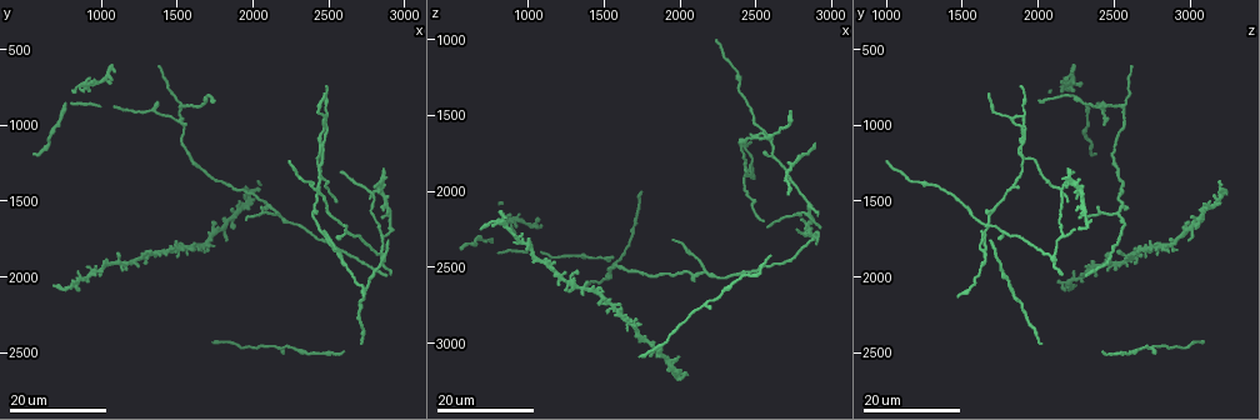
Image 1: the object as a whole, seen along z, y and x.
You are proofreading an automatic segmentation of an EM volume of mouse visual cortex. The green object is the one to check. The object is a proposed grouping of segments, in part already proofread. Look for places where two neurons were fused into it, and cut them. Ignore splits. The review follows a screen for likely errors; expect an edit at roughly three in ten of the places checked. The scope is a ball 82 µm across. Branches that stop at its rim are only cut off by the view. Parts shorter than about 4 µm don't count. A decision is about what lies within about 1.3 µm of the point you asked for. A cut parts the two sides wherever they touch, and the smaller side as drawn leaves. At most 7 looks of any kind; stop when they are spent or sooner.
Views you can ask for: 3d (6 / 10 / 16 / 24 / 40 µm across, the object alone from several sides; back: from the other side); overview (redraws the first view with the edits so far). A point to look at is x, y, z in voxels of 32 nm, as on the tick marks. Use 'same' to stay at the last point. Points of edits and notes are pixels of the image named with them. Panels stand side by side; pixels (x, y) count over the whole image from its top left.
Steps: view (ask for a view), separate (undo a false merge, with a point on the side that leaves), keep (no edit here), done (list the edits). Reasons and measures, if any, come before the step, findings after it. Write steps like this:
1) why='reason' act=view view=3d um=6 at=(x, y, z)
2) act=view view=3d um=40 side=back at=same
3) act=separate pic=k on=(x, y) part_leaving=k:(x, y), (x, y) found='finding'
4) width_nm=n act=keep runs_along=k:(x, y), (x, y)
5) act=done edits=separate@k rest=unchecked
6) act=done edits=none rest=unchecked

why='three arms meet' act=view view=3d um=16 at=(2160, 1580, 2520)

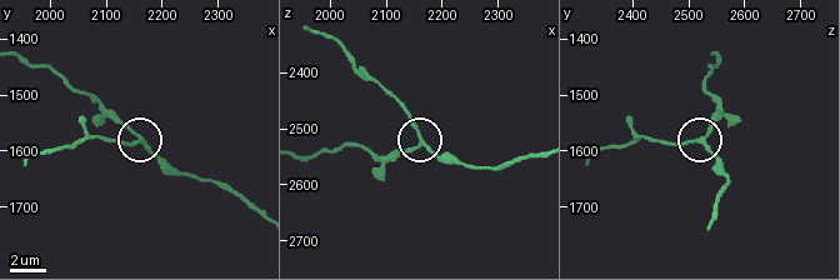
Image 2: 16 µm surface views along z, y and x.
why='zoom in' act=view view=3d um=10 at=(2165, 1580, 2525)

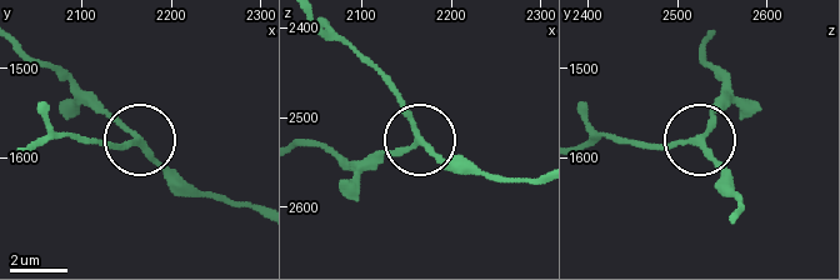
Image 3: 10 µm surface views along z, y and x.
width_nm=180 act=keep runs_along=3:(539, 176), (453, 173), (384, 84) found='all the same neuron'

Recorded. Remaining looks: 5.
why='small branch off a trunk' act=view view=3d um=16 at=(2620, 1700, 1760)

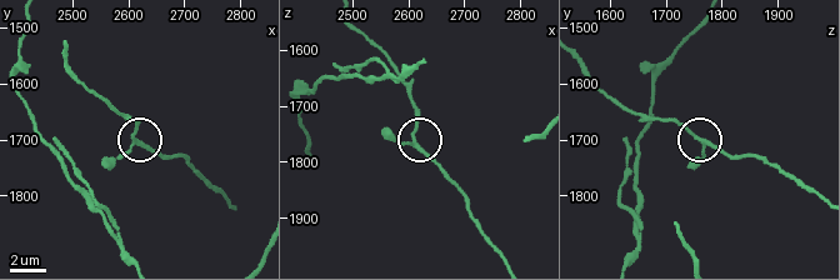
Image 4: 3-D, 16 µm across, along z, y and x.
why='closer look' act=view view=3d um=10 at=(2605, 1710, 1770)

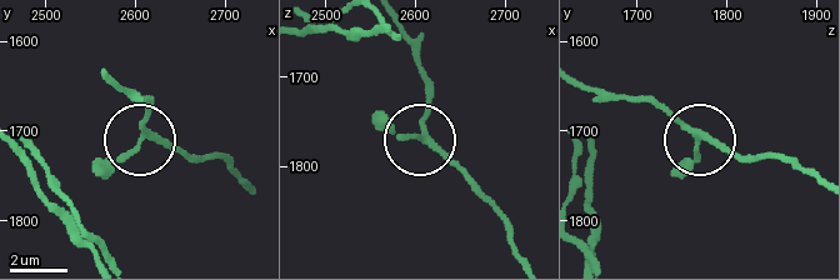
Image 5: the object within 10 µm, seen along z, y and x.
act=view view=3d um=6 at=(2605, 1705, 1770)

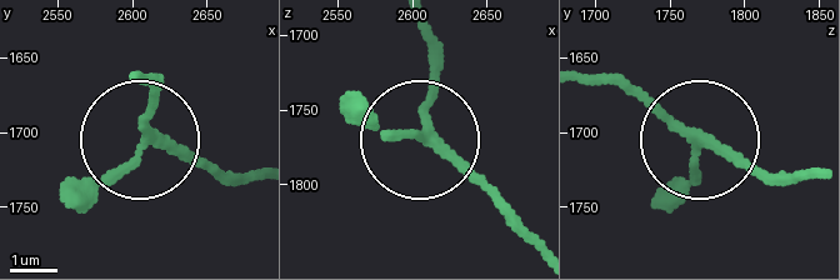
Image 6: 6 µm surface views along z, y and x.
side_arm_um=35 arms=3 act=keep found='one neuron here'

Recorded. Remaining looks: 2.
why='three-way junction' act=view view=3d um=24 at=(2140, 2440, 2740)

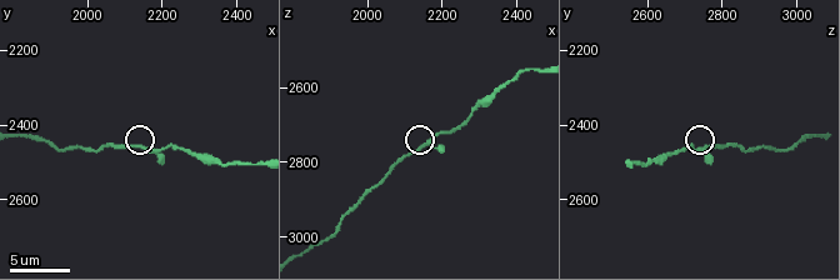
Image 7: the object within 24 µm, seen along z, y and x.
act=view view=3d um=10 at=(2150, 2460, 2770)

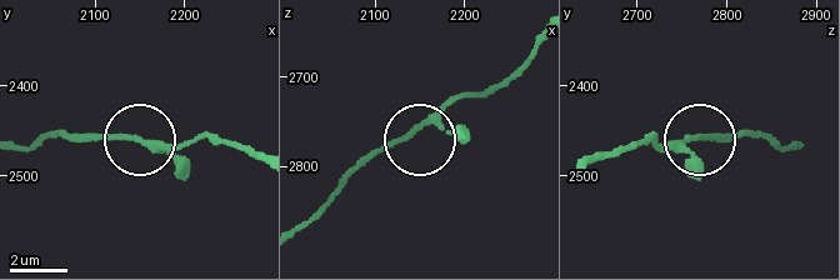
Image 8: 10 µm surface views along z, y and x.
width_nm=160 act=keep found='continuous, no second neuron'

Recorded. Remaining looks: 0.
act=done edits=none rest=unchecked

